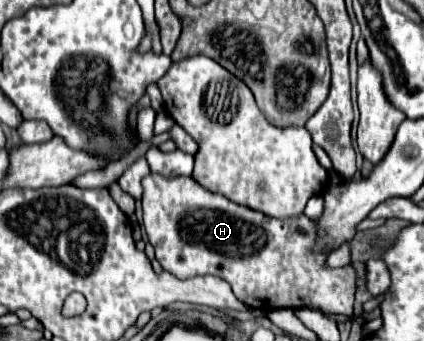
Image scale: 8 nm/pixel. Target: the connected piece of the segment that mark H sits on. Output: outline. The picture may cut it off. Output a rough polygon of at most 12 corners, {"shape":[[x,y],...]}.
{"shape":[[191,176],[143,178],[163,270],[249,308],[353,314],[353,266],[317,224]]}

